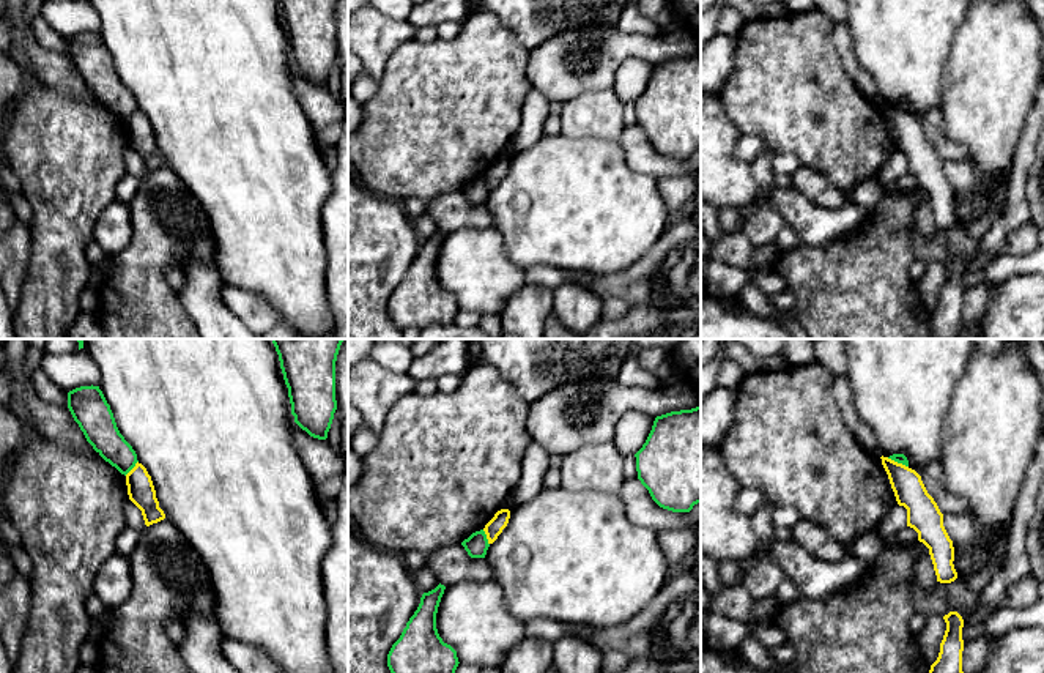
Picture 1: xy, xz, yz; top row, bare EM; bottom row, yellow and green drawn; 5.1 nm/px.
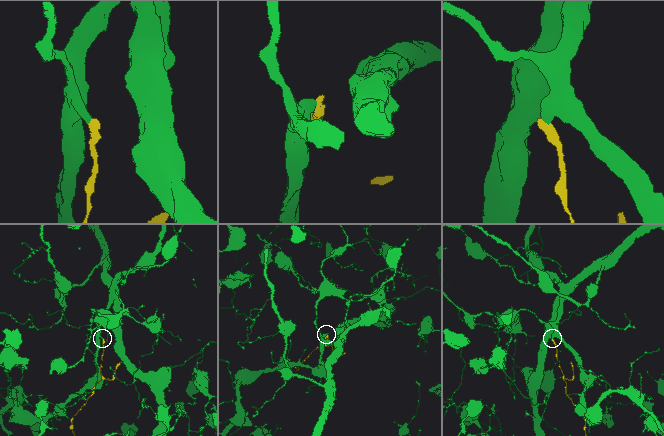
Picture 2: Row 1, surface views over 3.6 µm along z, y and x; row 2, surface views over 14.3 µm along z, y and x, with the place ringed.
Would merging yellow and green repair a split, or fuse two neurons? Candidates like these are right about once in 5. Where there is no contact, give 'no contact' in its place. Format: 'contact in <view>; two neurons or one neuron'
contact in yz; two neurons

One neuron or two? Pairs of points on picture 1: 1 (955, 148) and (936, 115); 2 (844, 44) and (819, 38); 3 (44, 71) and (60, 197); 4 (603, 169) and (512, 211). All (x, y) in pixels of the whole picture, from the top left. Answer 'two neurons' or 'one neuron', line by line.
1: one neuron
2: two neurons
3: two neurons
4: one neuron

